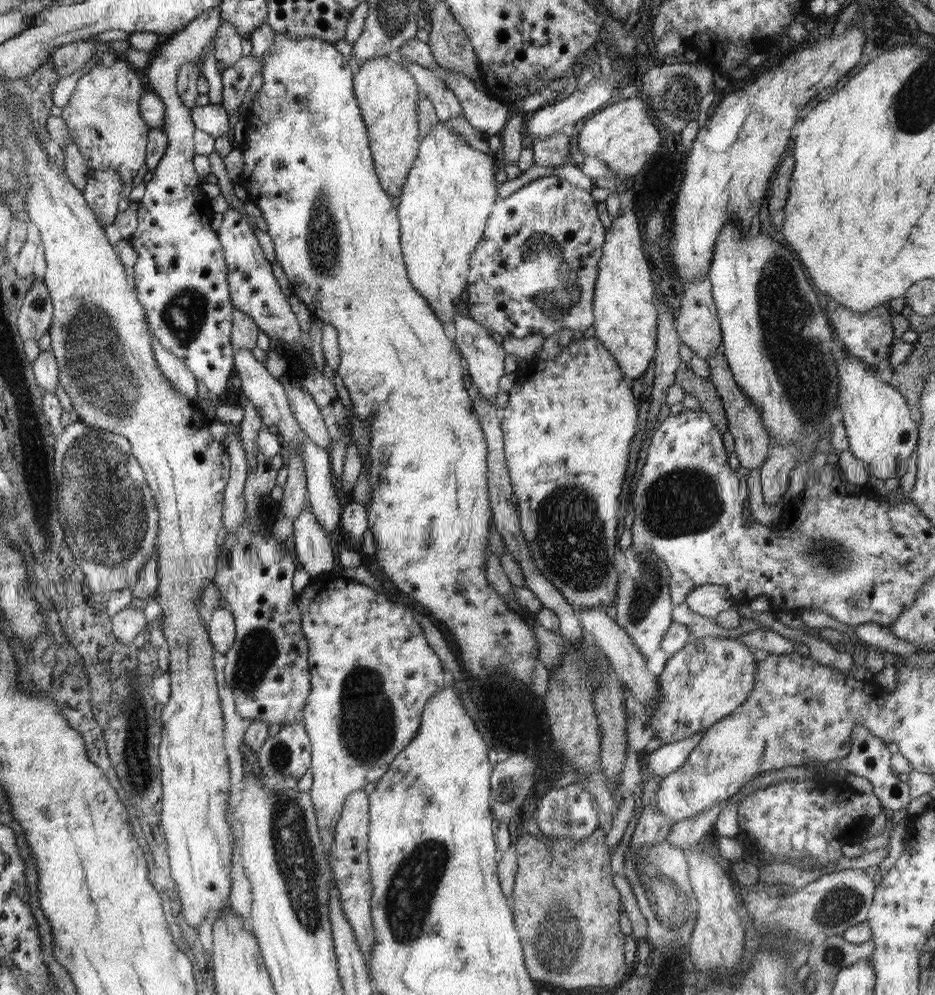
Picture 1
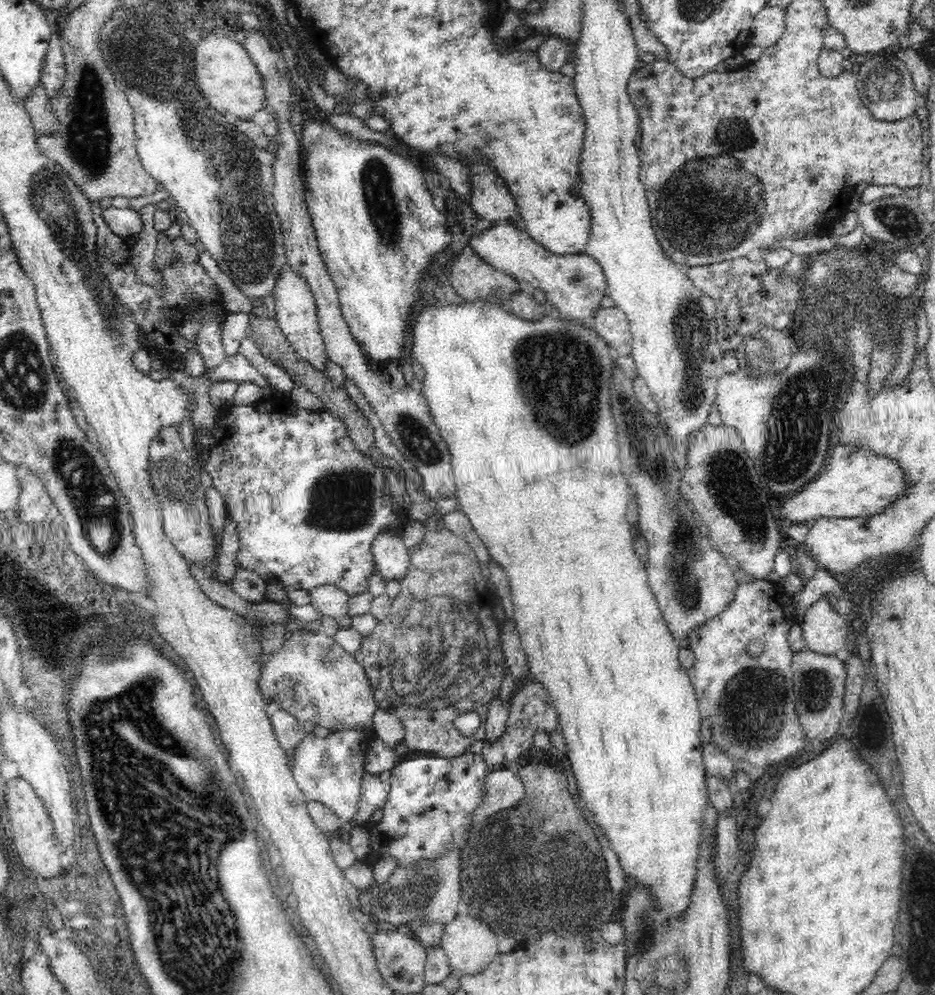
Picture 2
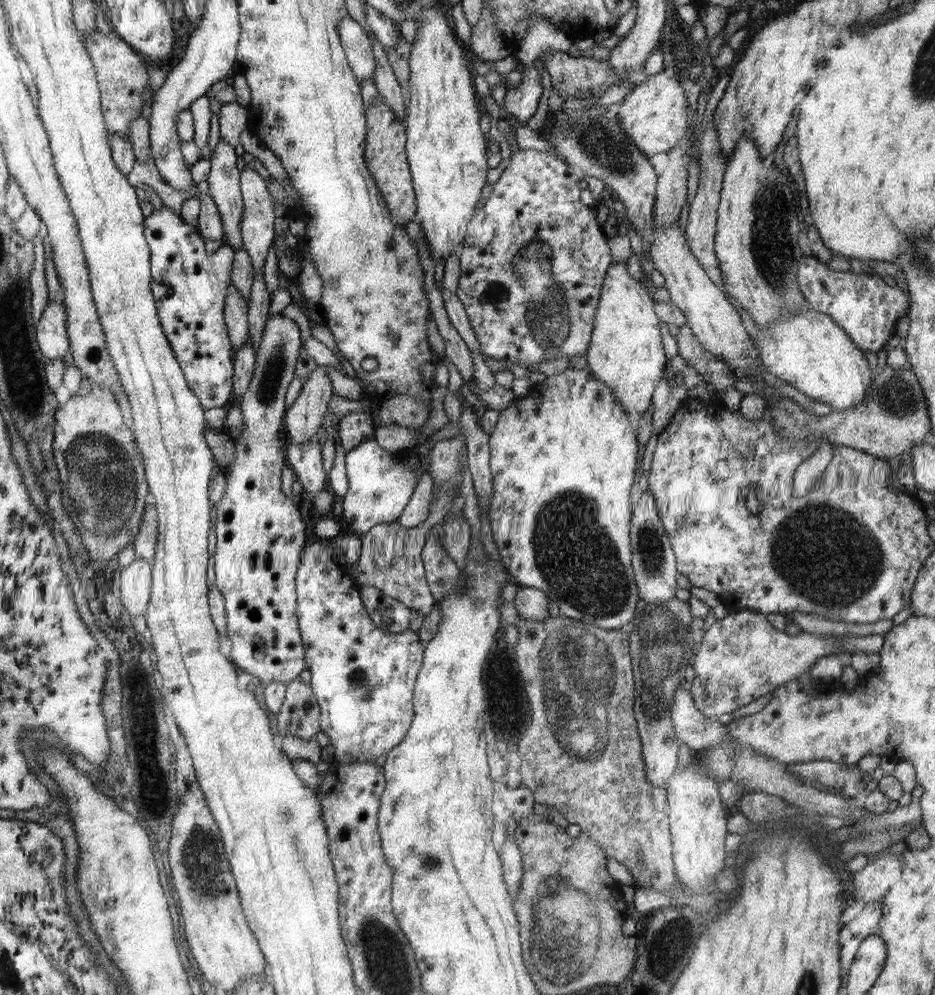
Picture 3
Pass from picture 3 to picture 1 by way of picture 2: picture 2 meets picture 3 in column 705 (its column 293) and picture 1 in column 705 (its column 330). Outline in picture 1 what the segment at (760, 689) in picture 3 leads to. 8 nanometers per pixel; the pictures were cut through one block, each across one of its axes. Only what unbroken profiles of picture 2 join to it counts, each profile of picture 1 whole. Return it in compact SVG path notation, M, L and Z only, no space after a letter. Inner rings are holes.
M708 635L700 637L698 644L689 643L666 662L664 672L658 676L660 702L652 710L652 716L650 716L647 726L653 730L653 734L664 745L708 730L719 720L725 719L727 715L733 715L746 702L746 698L754 686L756 666L758 666L758 660L754 657L752 649L748 649L748 646L737 637L735 640L731 640L726 637Z

